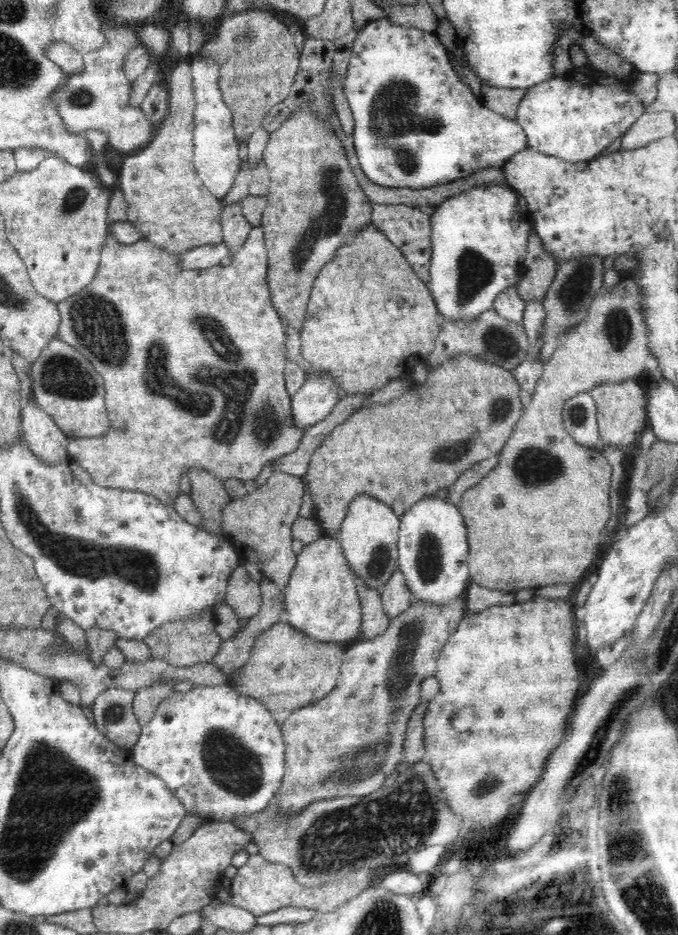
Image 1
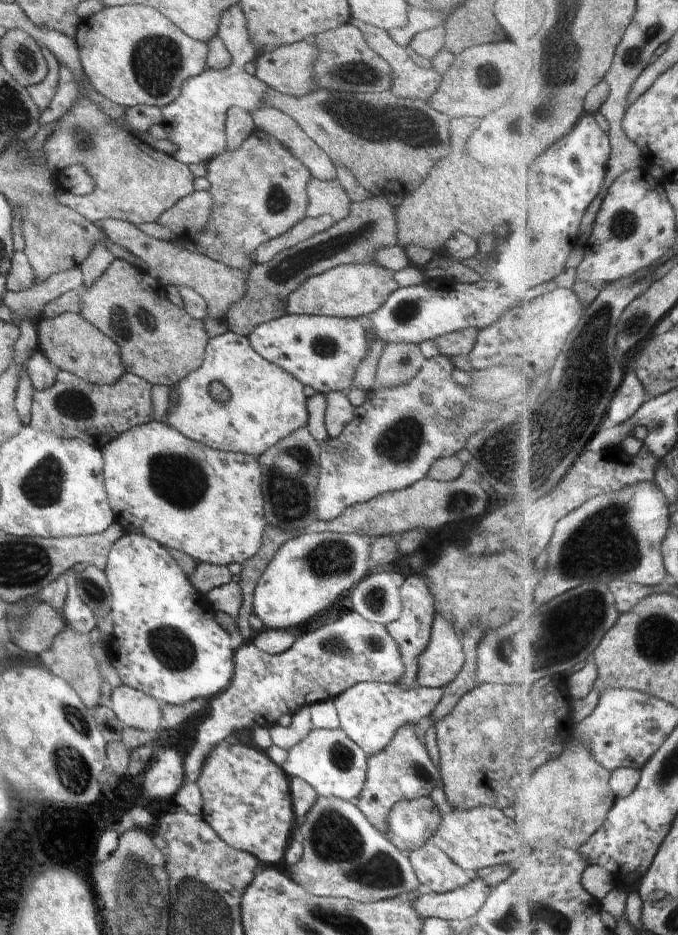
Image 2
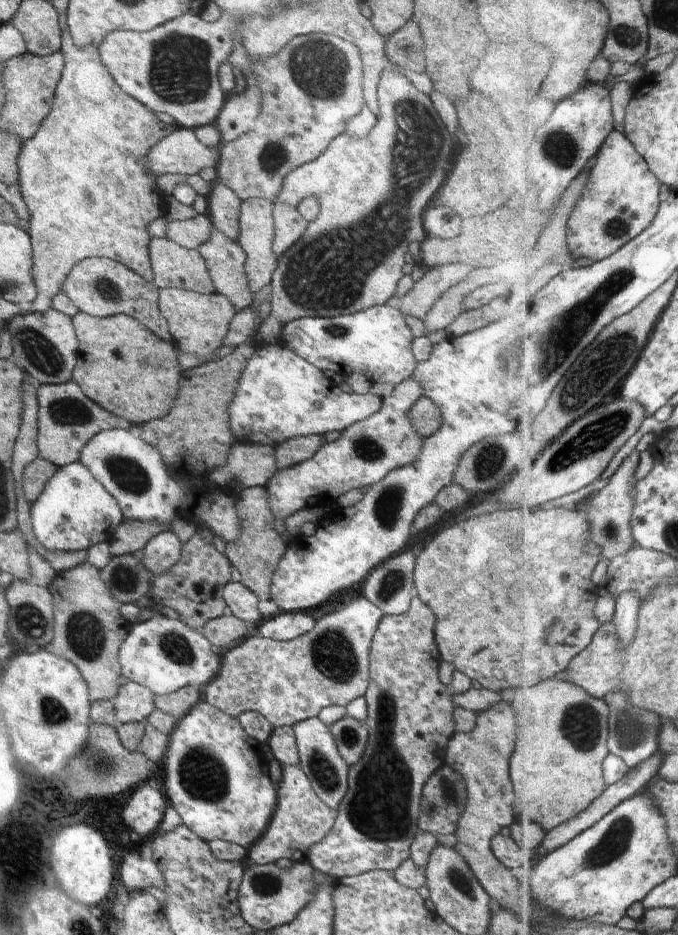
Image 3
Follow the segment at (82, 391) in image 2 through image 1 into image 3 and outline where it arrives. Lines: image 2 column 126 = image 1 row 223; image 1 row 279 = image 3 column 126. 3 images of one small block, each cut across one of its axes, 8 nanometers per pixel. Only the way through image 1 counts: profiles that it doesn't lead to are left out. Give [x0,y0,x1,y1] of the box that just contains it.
[37,380,135,467]

